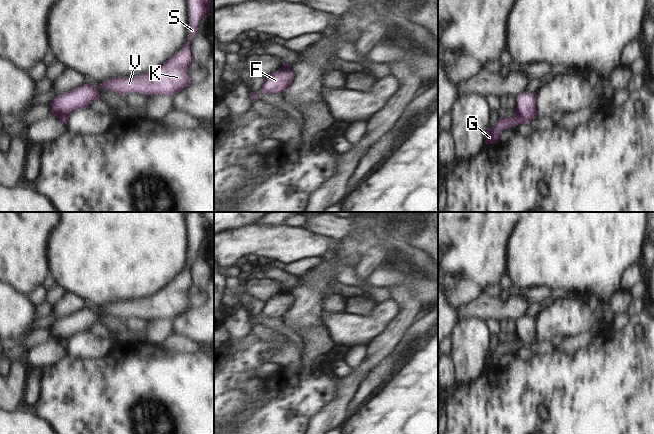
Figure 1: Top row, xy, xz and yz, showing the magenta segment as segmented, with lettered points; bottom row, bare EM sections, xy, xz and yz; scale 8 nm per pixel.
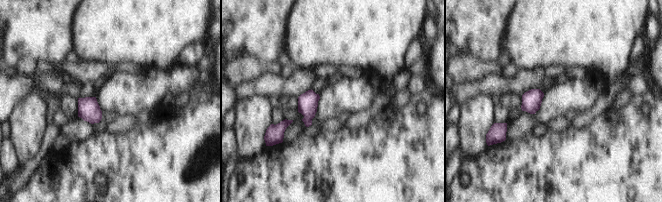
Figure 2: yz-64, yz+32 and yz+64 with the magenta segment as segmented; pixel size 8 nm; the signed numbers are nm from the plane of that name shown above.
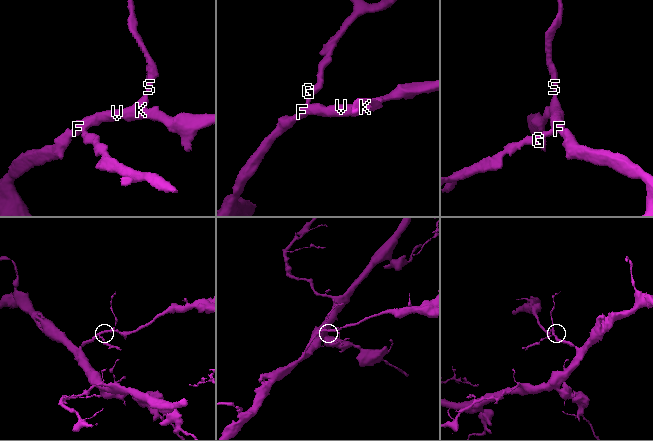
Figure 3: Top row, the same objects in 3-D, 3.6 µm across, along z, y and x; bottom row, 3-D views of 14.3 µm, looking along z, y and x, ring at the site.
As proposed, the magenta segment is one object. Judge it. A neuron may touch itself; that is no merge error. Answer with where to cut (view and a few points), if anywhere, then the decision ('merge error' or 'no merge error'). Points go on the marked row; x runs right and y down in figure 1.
cut yz (516, 112), (529, 120); merge error

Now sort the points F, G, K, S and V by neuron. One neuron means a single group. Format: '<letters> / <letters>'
F K S V / G

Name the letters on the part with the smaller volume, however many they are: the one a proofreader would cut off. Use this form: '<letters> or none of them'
G

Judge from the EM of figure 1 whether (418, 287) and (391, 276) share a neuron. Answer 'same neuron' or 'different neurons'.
same neuron

